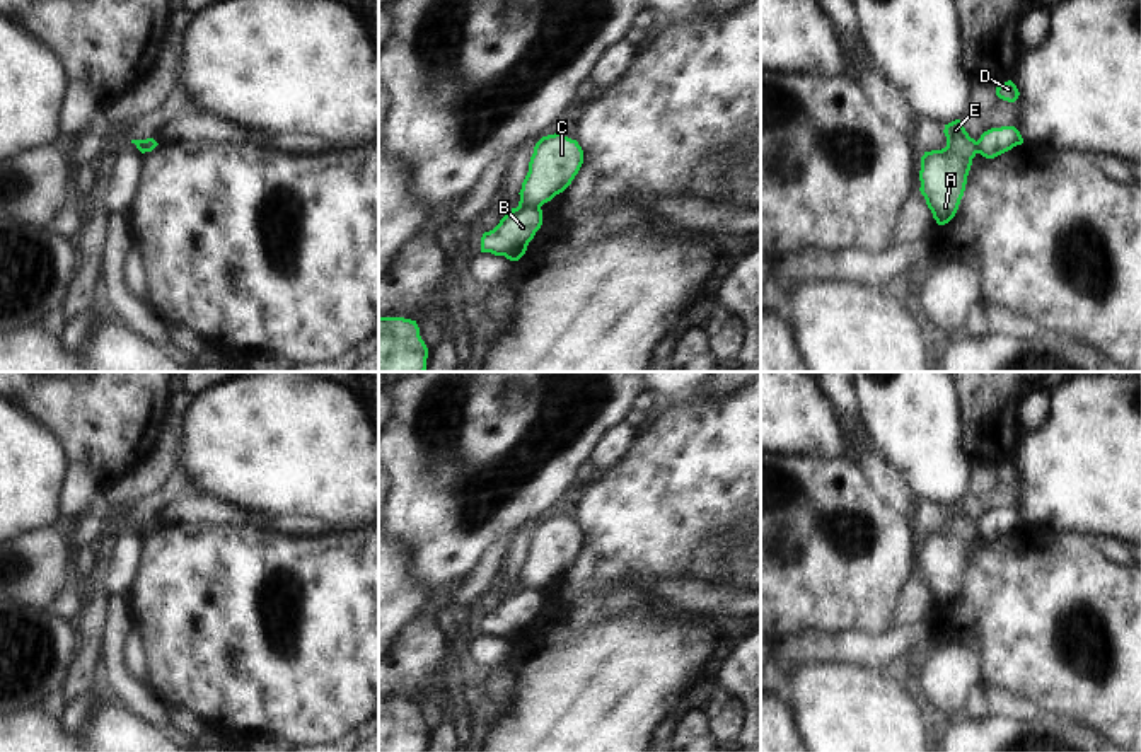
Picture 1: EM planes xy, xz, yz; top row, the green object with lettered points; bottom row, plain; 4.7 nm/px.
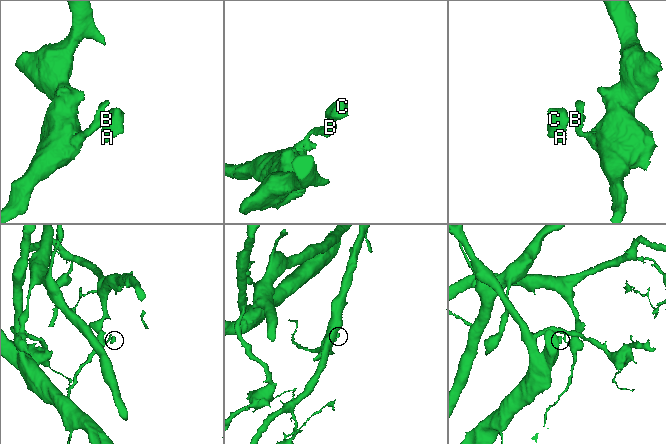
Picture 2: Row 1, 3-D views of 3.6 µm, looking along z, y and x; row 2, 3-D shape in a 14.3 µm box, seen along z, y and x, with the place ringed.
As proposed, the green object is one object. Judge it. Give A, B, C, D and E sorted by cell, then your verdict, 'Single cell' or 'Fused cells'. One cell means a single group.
Groups: A C E / B D. Fused cells

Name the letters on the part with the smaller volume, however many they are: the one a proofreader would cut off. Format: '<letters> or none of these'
A, C, E

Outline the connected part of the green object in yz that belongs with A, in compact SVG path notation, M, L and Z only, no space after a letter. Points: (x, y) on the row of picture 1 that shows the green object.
M960 119L945 124L947 147L921 157L921 194L938 225L948 223L965 191L972 159L979 152Z

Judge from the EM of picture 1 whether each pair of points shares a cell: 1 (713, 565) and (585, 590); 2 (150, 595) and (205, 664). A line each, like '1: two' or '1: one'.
1: one
2: one

